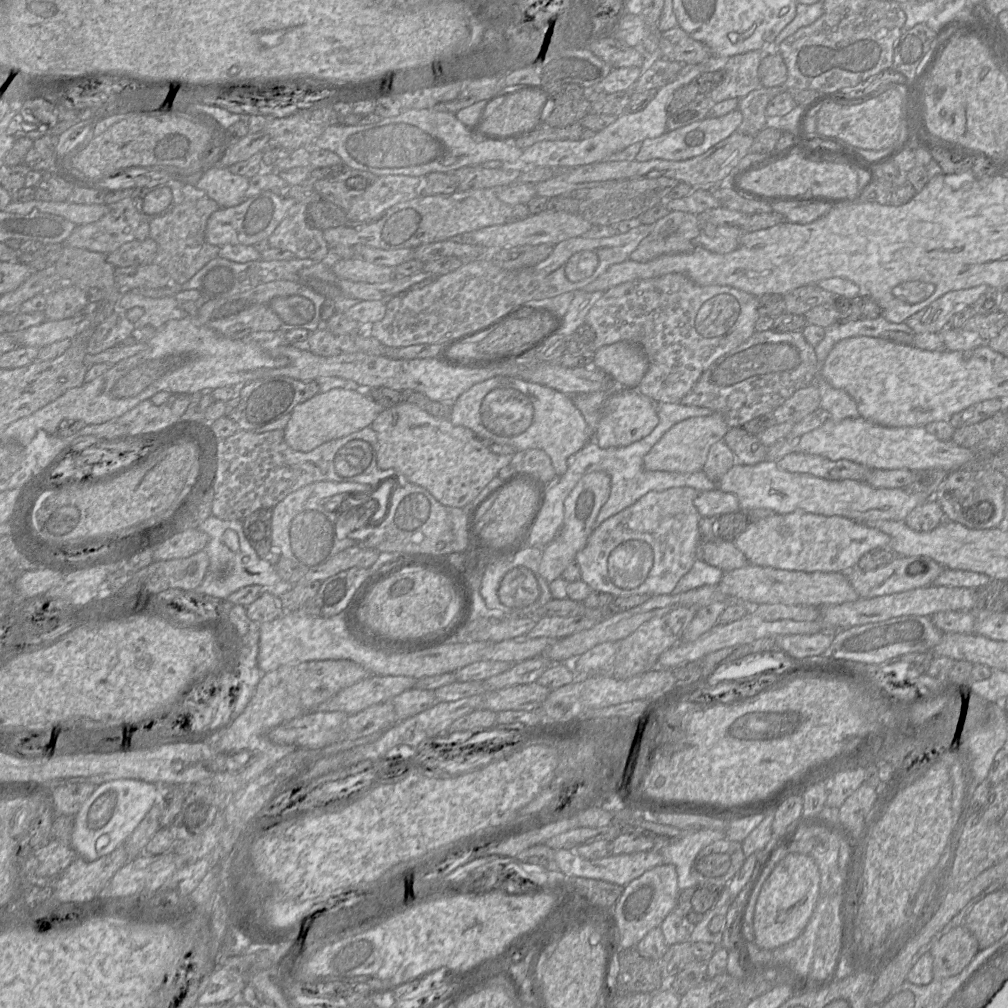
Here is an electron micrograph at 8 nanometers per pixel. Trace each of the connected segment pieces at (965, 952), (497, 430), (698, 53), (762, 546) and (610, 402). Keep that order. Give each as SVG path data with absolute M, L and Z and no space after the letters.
M964 925L952 928L930 949L934 978L947 978L960 973L979 950L976 938Z
M495 376L474 384L454 401L450 421L469 428L478 438L491 439L516 450L544 450L557 477L567 471L568 458L590 440L586 421L571 396L518 377Z
M680 26L659 34L659 55L686 64L704 63L714 58L706 44L693 39Z
M794 511L752 520L734 540L748 564L804 572L841 572L857 567L859 559L875 548L889 548L891 538L879 529L842 516Z
M618 388L615 392L610 392L594 441L601 448L627 446L649 435L658 422L656 403L652 399L637 389Z

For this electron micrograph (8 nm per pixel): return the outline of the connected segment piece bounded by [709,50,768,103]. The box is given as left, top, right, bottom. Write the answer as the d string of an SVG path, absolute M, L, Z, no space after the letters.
M753 50L723 61L724 79L710 93L714 103L730 98L741 99L761 86L758 68L768 50Z

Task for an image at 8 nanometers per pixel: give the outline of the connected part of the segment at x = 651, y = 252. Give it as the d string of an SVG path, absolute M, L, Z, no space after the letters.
M669 211L653 224L650 234L631 253L629 259L647 262L664 254L693 250L693 239L700 234L699 217L685 211Z

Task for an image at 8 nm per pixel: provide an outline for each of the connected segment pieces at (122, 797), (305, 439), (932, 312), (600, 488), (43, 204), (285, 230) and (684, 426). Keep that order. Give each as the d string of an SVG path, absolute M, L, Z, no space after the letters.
M117 779L96 786L74 816L71 842L76 856L95 861L124 845L159 797L159 787L136 779Z
M354 385L333 388L325 393L319 392L294 407L283 430L284 440L293 450L309 452L325 442L345 437L370 426L383 409L365 390Z
M981 284L968 289L949 291L908 317L905 323L915 333L938 333L949 326L950 319L956 312L972 306L982 294L990 289L990 286Z
M593 471L585 474L576 484L564 502L563 525L555 538L542 549L539 573L548 582L562 577L570 562L575 560L595 529L595 521L611 492L611 478L604 471Z
M36 199L25 202L12 200L4 211L20 214L40 211L59 215L75 225L82 225L99 220L106 213L106 204L77 204L68 201L54 202Z
M295 203L268 237L270 247L286 249L296 258L317 262L330 260L330 249L323 230L311 227L306 221L307 205Z
M713 412L709 416L690 417L672 426L651 448L643 459L645 469L650 471L670 471L693 473L701 471L707 460L710 447L723 440L729 427L721 414Z

